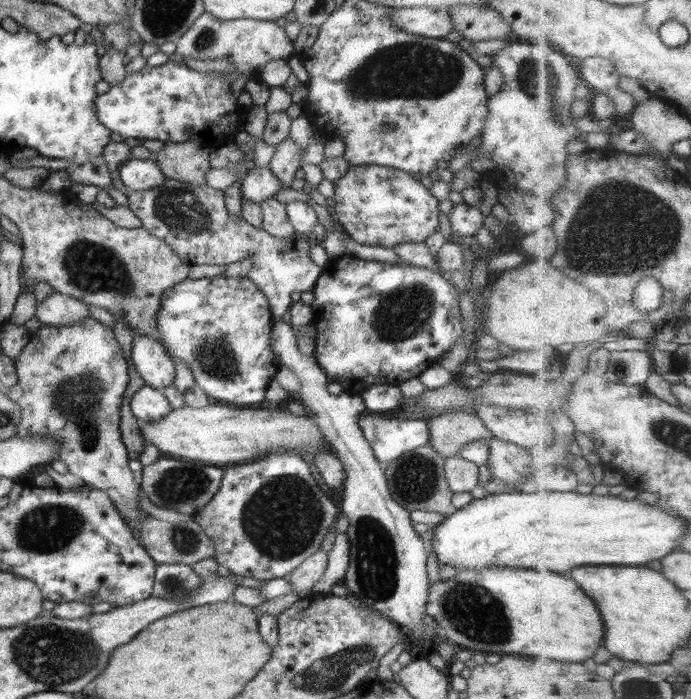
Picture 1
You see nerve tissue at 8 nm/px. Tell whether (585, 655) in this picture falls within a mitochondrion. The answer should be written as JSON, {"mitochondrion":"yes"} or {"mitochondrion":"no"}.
{"mitochondrion":"no"}

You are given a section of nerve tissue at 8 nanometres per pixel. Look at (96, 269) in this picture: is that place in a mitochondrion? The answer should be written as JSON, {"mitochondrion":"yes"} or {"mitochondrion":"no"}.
{"mitochondrion":"yes"}

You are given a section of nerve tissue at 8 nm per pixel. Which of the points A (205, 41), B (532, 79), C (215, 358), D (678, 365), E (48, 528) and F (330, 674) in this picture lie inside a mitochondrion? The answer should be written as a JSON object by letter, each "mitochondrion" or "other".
{"A":"mitochondrion","B":"mitochondrion","C":"mitochondrion","D":"other","E":"mitochondrion","F":"mitochondrion"}

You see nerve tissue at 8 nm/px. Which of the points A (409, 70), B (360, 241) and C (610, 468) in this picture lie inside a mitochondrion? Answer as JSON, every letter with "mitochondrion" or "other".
{"A":"mitochondrion","B":"other","C":"other"}

